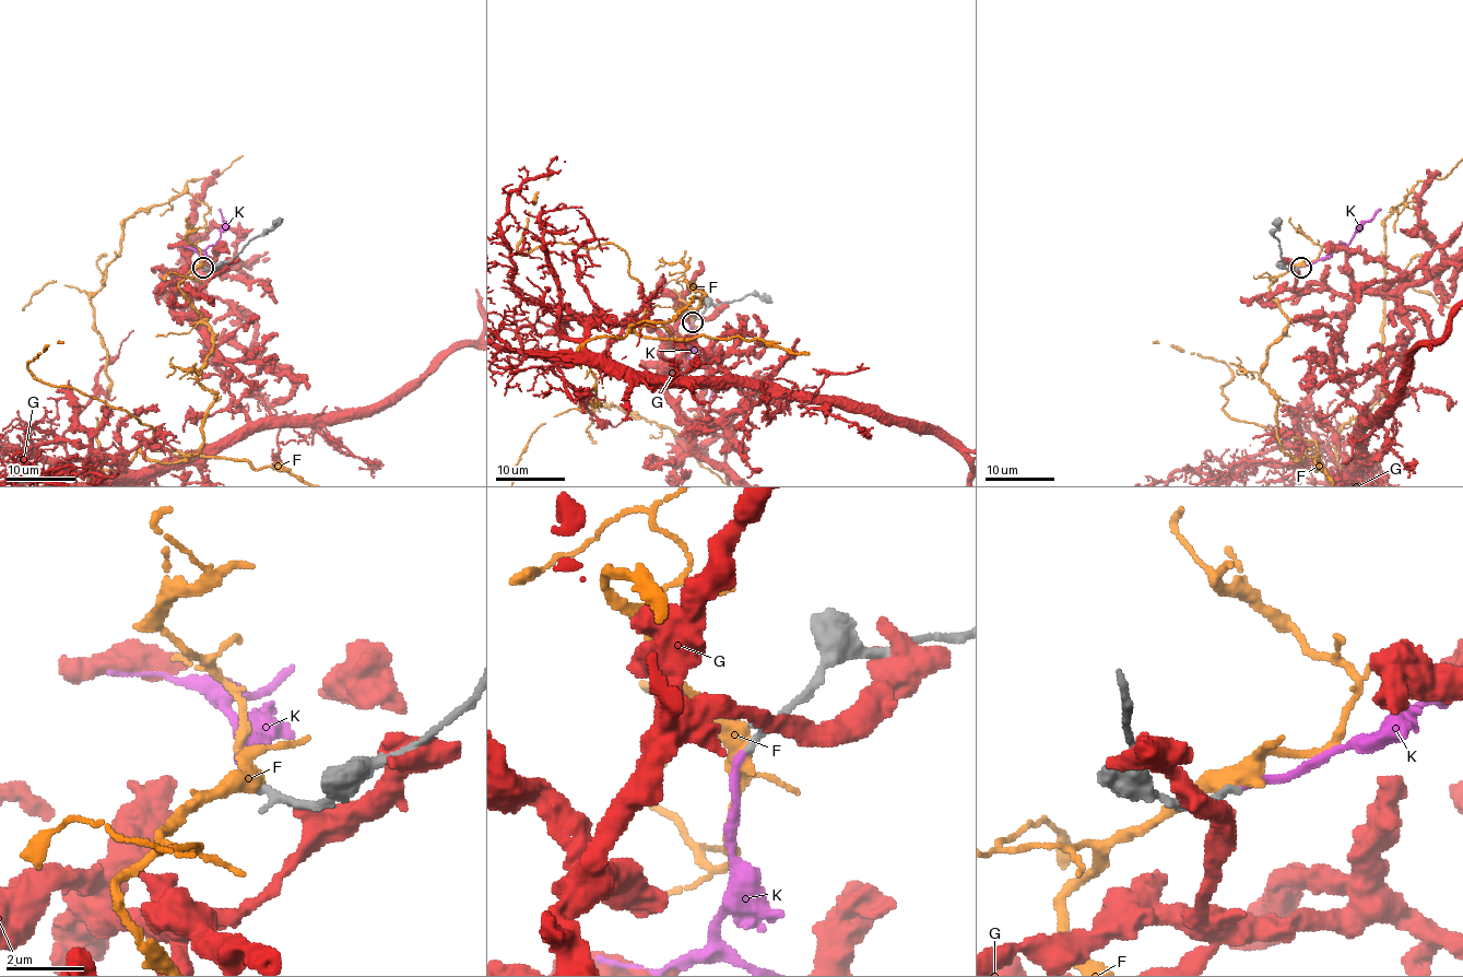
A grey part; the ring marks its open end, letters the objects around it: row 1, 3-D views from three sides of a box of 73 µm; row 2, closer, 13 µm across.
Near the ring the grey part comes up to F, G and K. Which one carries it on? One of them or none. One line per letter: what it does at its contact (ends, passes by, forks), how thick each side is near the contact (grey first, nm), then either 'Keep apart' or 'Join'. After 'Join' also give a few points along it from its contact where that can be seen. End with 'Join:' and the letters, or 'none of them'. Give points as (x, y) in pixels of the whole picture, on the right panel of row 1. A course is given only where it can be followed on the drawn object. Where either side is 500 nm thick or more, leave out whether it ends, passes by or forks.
F: It passes by. Thickness 240 nm (grey) against 460 nm. Keep apart
G: Thickness 300 nm (grey) against 500 nm. Keep apart
K: It ends there. Thickness 220 nm (grey) against 200 nm. Join. Its course: (1301, 267), (1325, 260), (1344, 246), (1380, 208)
Join: K

